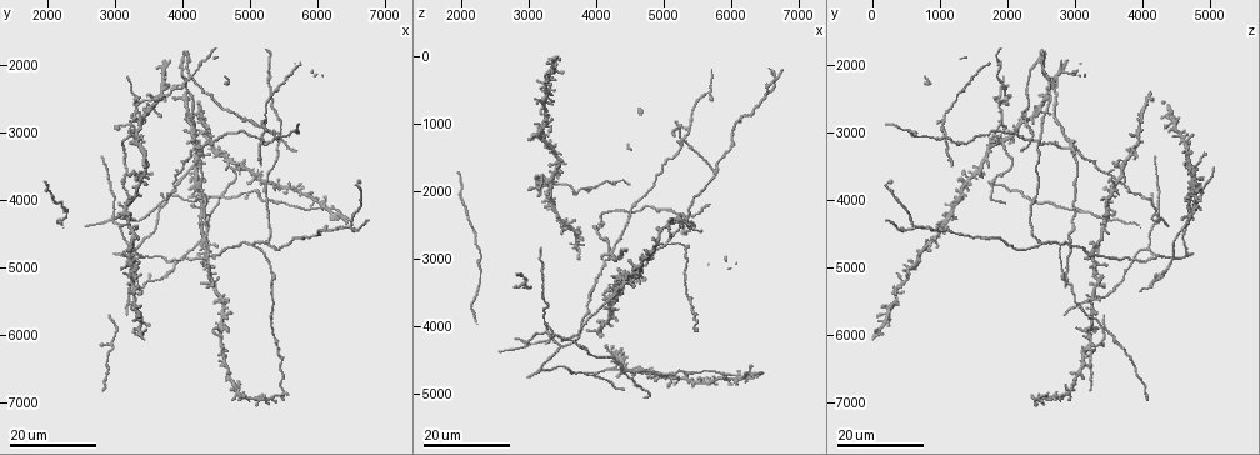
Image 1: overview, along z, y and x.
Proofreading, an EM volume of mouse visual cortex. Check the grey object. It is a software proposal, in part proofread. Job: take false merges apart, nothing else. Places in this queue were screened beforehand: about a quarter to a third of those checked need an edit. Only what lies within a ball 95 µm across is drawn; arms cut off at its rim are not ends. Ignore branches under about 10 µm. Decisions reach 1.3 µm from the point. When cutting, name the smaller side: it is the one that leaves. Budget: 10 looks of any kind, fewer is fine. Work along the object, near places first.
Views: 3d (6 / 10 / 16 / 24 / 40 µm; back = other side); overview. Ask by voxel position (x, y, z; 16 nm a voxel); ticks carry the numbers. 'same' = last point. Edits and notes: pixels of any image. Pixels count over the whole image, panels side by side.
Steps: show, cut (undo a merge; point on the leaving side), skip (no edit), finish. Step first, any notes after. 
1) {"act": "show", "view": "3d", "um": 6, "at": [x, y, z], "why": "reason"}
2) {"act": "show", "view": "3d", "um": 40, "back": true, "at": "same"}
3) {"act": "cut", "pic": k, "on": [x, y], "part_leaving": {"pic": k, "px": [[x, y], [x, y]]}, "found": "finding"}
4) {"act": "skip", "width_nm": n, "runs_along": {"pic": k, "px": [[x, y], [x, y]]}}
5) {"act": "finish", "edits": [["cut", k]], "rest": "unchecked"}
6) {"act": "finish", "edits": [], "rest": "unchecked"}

{"act": "show", "view": "3d", "um": 16, "at": [3450, 4850, 4300], "why": "arms part here"}

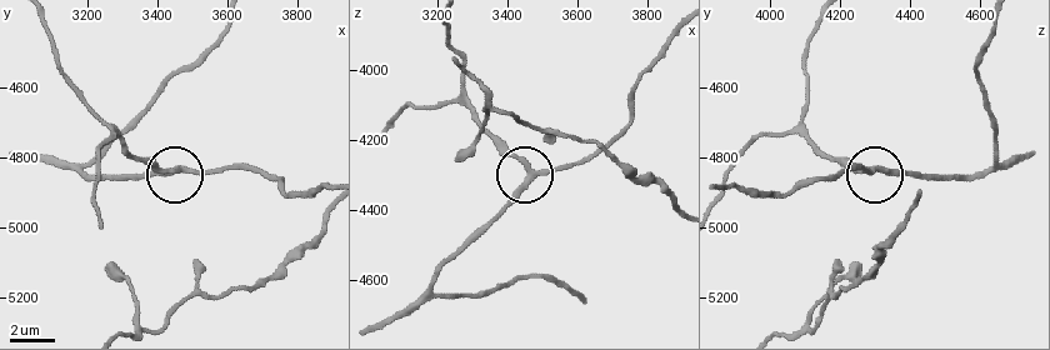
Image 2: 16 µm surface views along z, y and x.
{"act": "show", "view": "3d", "um": 6, "at": [3460, 4830, 4310]}

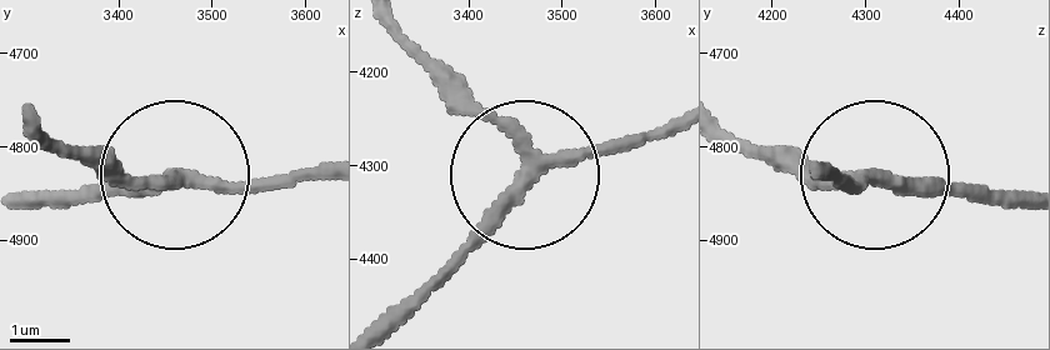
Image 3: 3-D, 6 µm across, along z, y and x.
{"act": "skip", "side_arm_um": 108, "runs_along": {"pic": 3, "px": [[35, 123], [154, 181], [319, 181]]}, "found": "all the same cell"}

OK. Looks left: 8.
{"act": "show", "view": "3d", "um": 24, "at": [3300, 4700, 4050], "why": "three arms meet"}

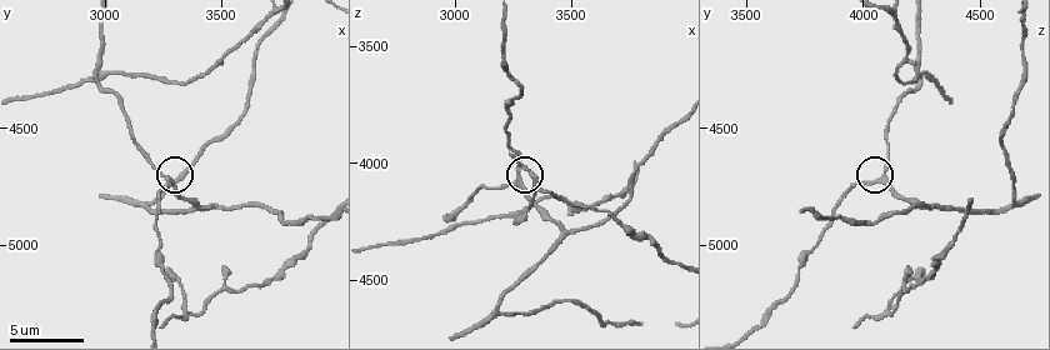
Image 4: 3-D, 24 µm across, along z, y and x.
{"act": "show", "view": "3d", "um": 6, "at": [3280, 4730, 4060]}

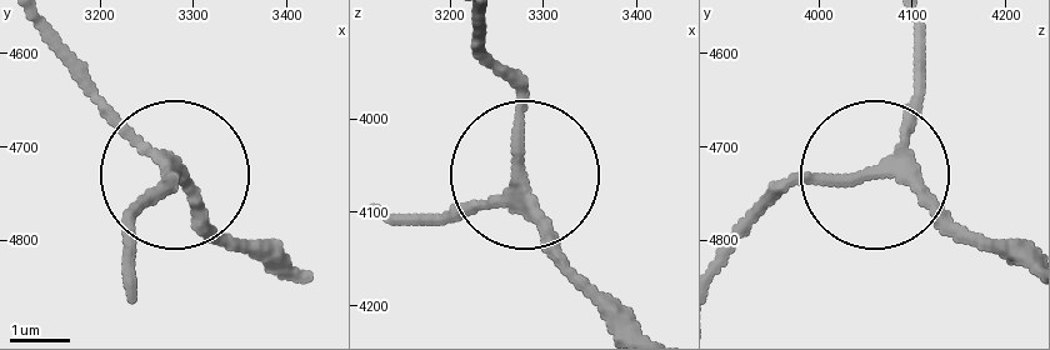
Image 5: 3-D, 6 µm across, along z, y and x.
{"act": "skip", "width_nm": 190, "runs_along": {"pic": 5, "px": [[379, 213], [448, 223], [518, 179], [523, 104], [478, 29]]}, "found": "continuous, no second cell"}

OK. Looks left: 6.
{"act": "show", "view": "3d", "um": 16, "at": [2980, 4290, 4280], "why": "four or more arms meet"}

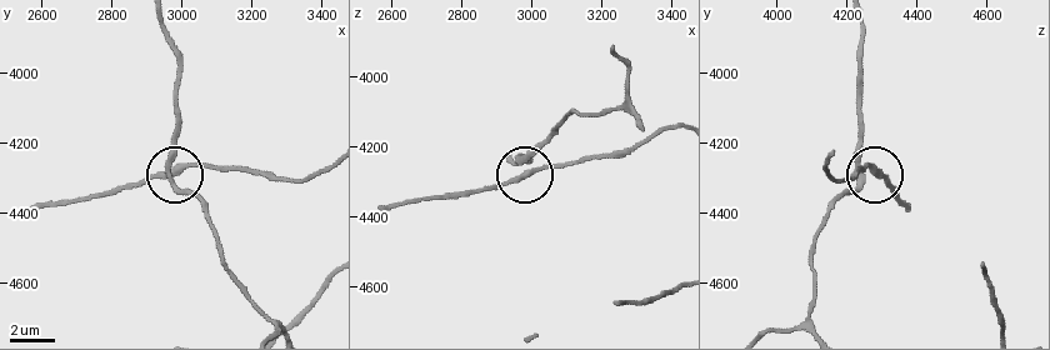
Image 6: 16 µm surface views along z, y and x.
{"act": "skip", "found": "one cell here"}

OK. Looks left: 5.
{"act": "show", "view": "3d", "um": 16, "at": [4250, 3250, 2950], "why": "looks like a crossing"}

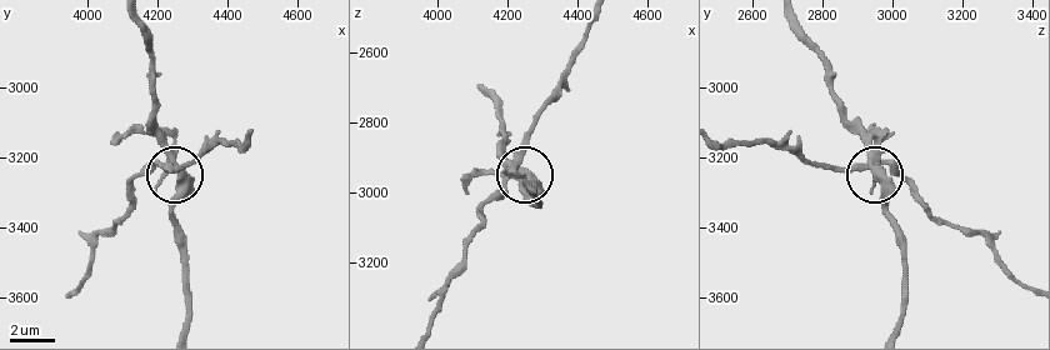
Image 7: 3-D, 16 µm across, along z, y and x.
{"act": "show", "view": "3d", "um": 6, "at": [4260, 3240, 2940]}

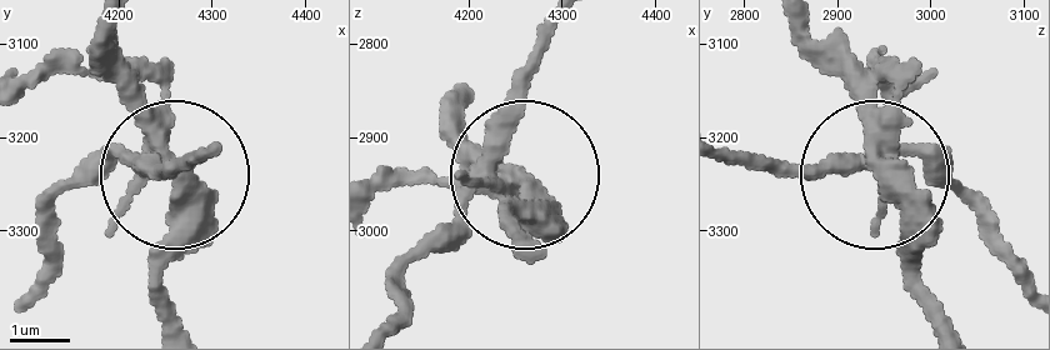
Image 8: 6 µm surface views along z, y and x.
{"act": "cut", "pic": 8, "on": [120, 79], "side_arm_um": 67, "part_leaving": {"pic": 8, "px": [[489, 179], [459, 109]]}, "found": "a second cell is stuck on"}

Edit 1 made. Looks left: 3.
{"act": "show", "view": "3d", "um": 16, "at": [3300, 3150, 1900], "why": "four or more arms meet"}

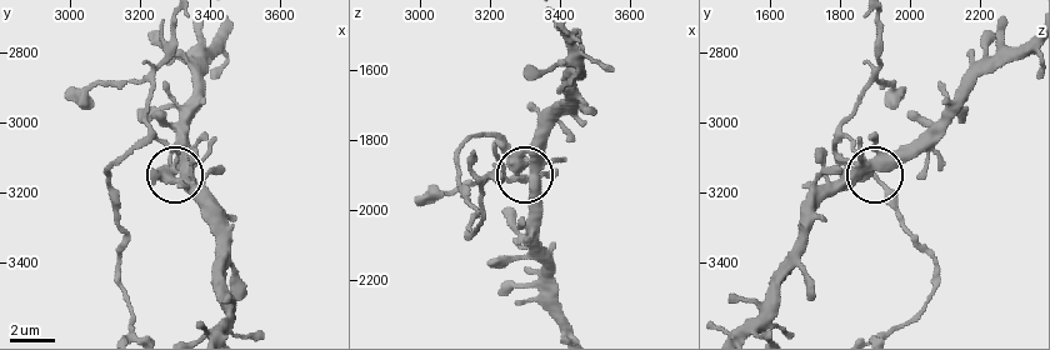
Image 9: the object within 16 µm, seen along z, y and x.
{"act": "show", "view": "3d", "um": 6, "at": "same"}

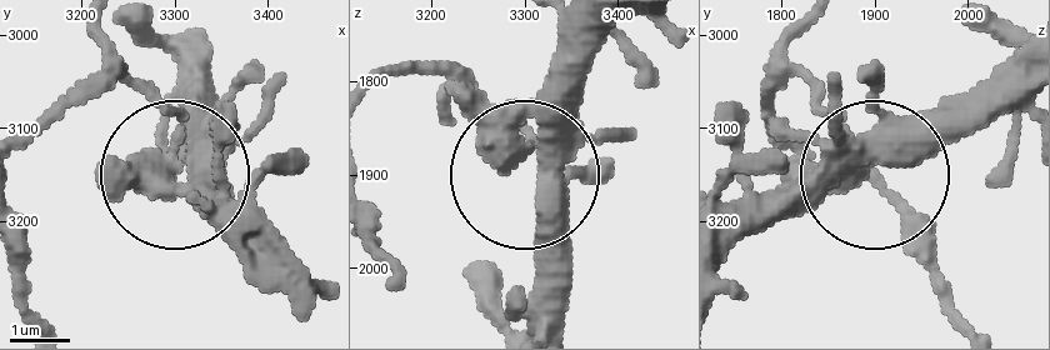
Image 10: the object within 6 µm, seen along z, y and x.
{"act": "cut", "pic": 10, "on": [135, 81], "found": "two cells meet here"}

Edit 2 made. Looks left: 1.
{"act": "finish", "edits": [["cut", 8], ["cut", 10]], "rest": "unchecked"}

